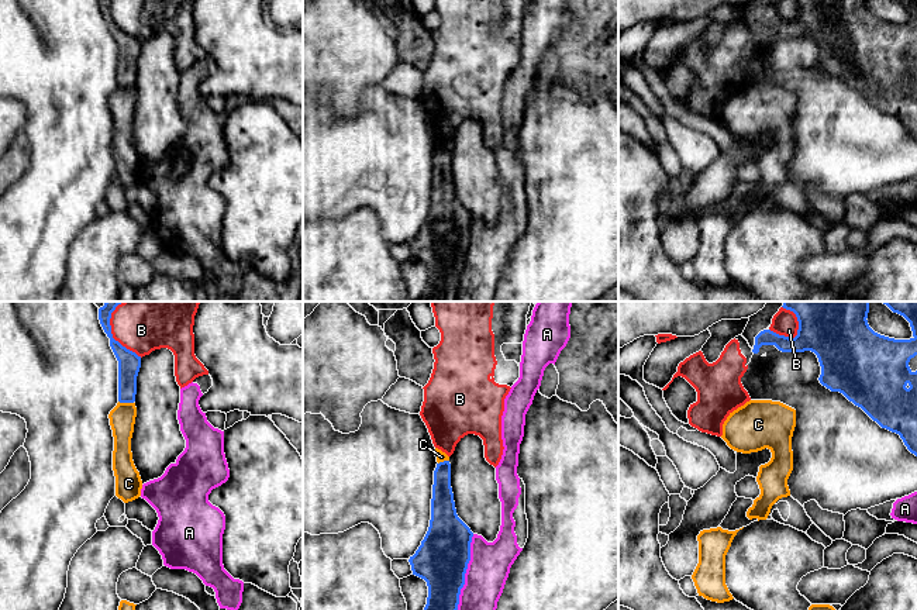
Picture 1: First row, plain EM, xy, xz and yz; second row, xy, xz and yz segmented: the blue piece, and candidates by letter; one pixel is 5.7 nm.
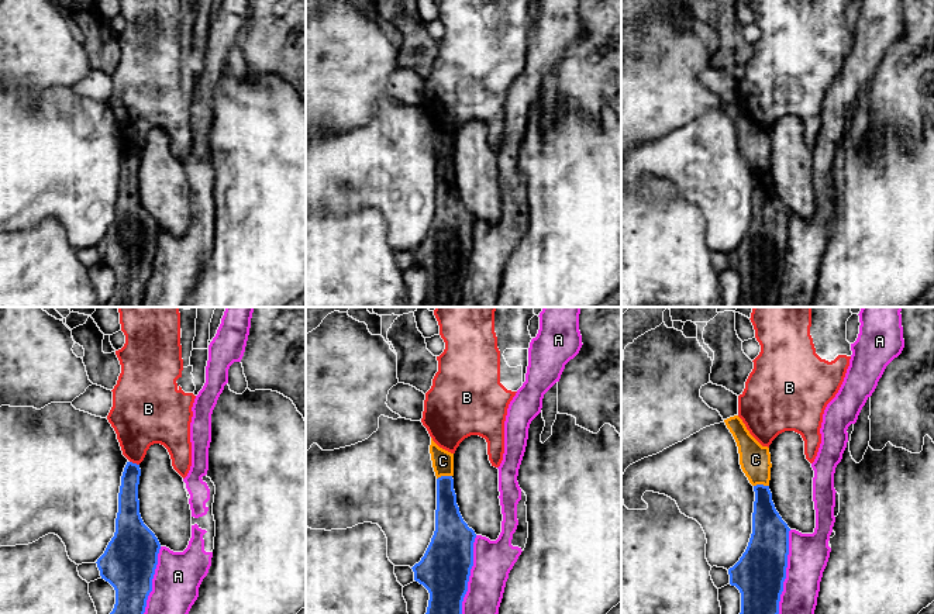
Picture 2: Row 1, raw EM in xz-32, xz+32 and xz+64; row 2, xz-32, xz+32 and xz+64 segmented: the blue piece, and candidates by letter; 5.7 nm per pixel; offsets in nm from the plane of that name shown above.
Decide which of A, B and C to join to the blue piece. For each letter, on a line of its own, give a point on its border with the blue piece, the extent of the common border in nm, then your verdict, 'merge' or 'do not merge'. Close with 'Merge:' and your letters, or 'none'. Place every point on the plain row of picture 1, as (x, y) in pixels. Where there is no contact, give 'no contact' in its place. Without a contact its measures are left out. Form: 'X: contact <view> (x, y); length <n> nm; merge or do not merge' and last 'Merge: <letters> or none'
A: contact xz (464, 259); length 480 nm; do not merge
B: contact xy (117, 26); length 300 nm; do not merge
C: contact xy (126, 86); length 90 nm; do not merge
Merge: none

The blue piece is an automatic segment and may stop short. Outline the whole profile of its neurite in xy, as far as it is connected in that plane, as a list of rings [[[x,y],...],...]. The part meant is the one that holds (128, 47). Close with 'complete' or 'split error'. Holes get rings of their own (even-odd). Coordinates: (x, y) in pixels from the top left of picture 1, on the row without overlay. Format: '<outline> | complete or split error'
[[[99,0],[100,8],[110,23],[110,31],[118,45],[118,86],[134,87],[137,79],[137,61],[141,52],[141,41],[123,31],[113,23],[111,0]]] | complete

